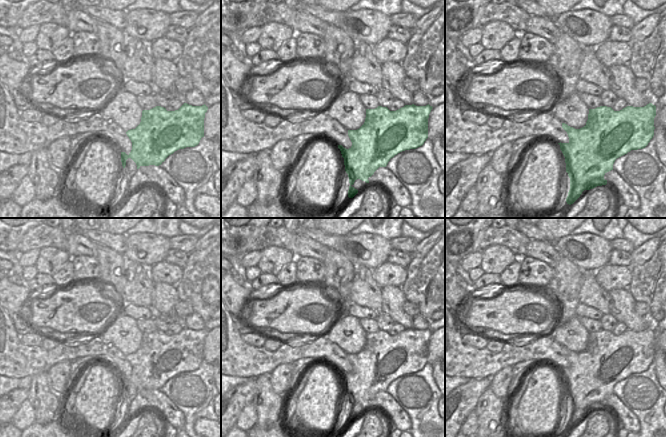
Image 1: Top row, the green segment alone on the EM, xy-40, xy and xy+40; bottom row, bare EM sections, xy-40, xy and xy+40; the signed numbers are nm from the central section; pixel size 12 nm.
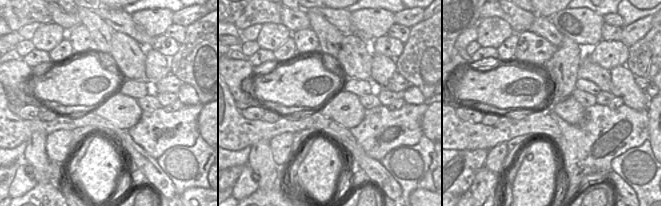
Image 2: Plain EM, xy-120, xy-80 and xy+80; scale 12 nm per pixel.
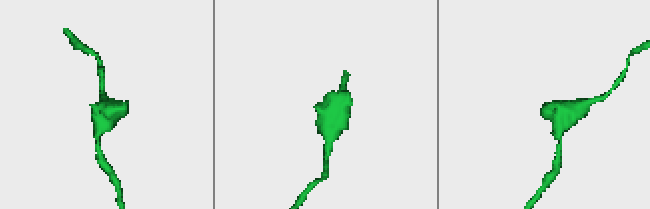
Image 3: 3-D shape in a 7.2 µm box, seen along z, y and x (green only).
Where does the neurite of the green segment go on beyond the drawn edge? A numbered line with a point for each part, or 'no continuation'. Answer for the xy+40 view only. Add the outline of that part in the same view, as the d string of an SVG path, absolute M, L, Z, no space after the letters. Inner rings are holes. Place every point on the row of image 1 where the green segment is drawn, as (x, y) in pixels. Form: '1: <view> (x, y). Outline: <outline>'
no continuation.

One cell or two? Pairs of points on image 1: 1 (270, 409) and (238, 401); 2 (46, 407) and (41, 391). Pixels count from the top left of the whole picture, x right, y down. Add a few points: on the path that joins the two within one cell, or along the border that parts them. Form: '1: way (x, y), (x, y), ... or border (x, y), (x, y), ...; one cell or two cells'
1: border (255, 379), (255, 394), (252, 401); two cells
2: way (45, 403), (41, 395); one cell

